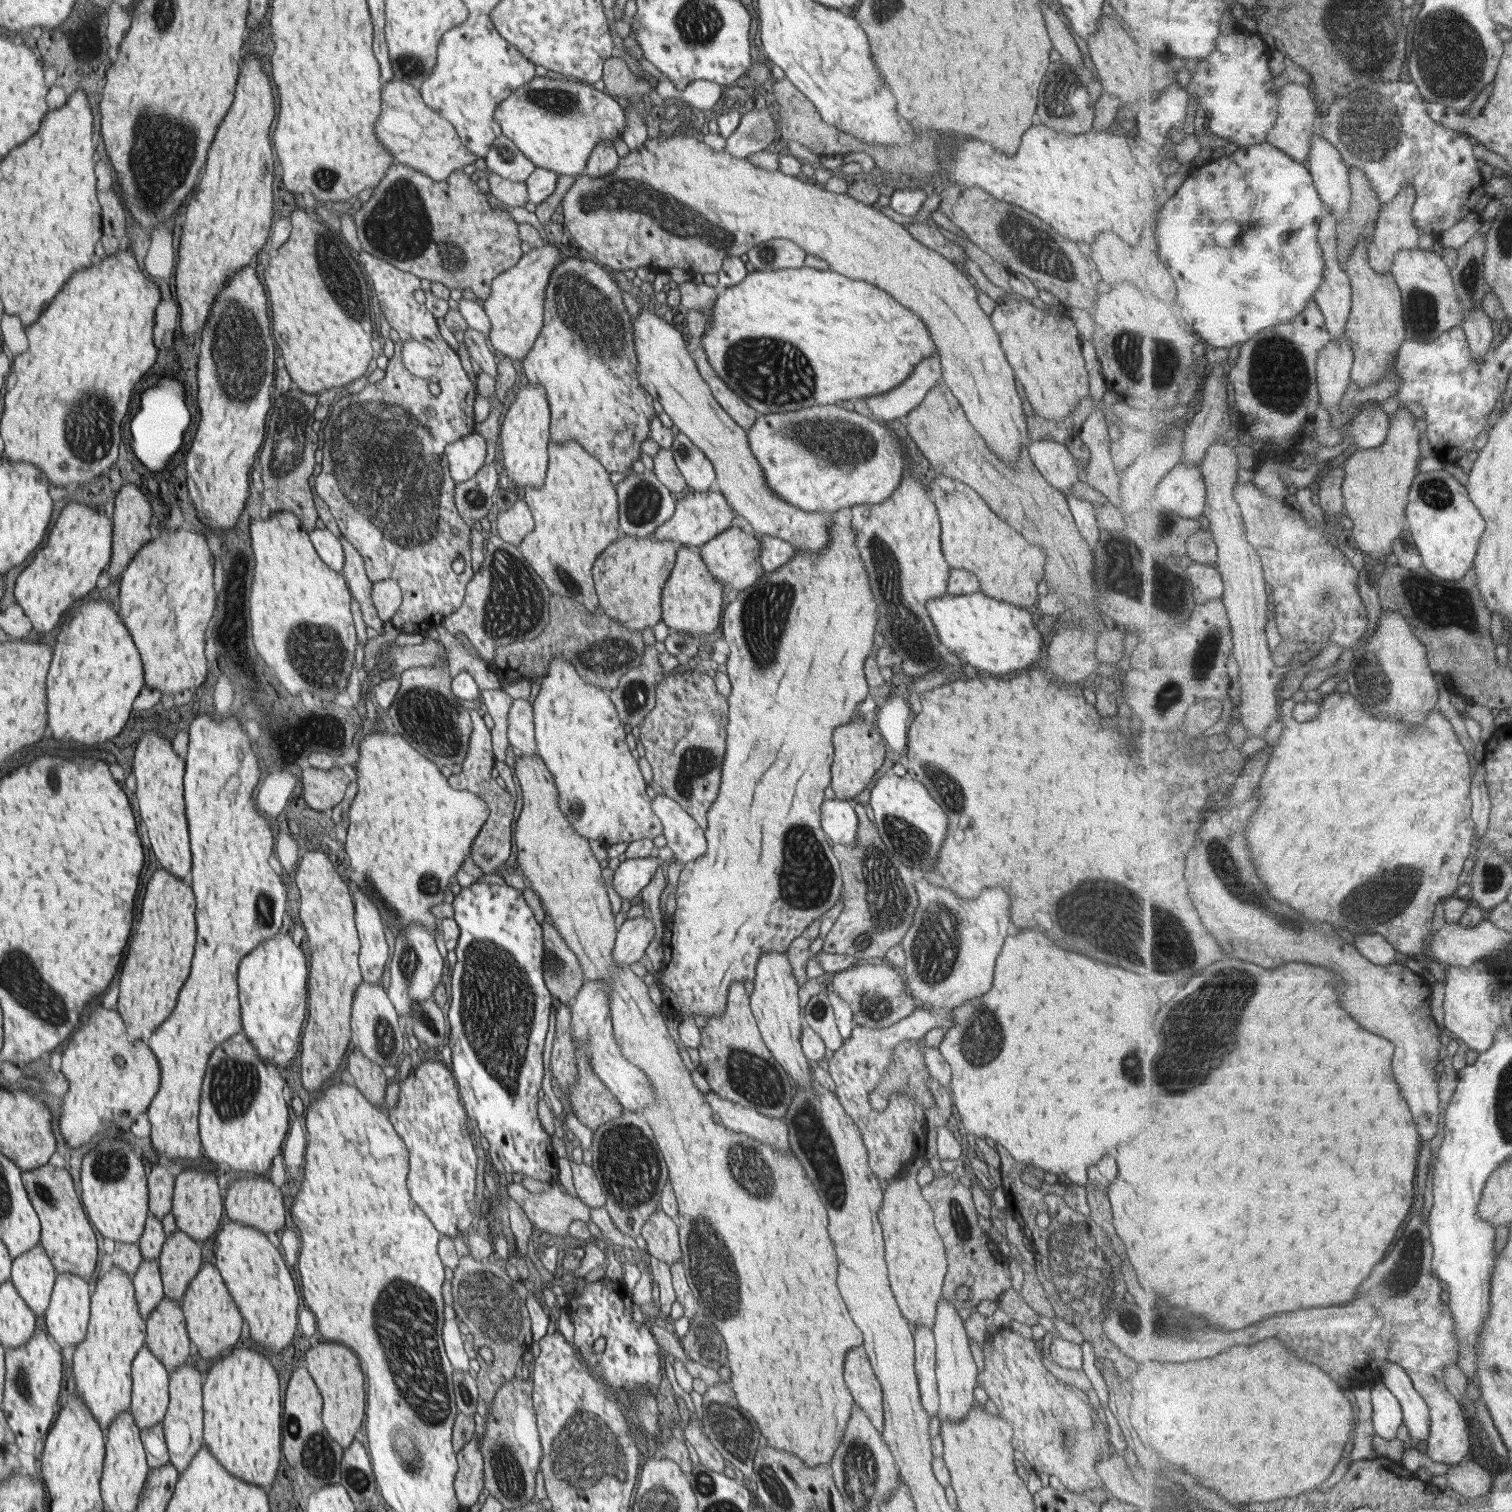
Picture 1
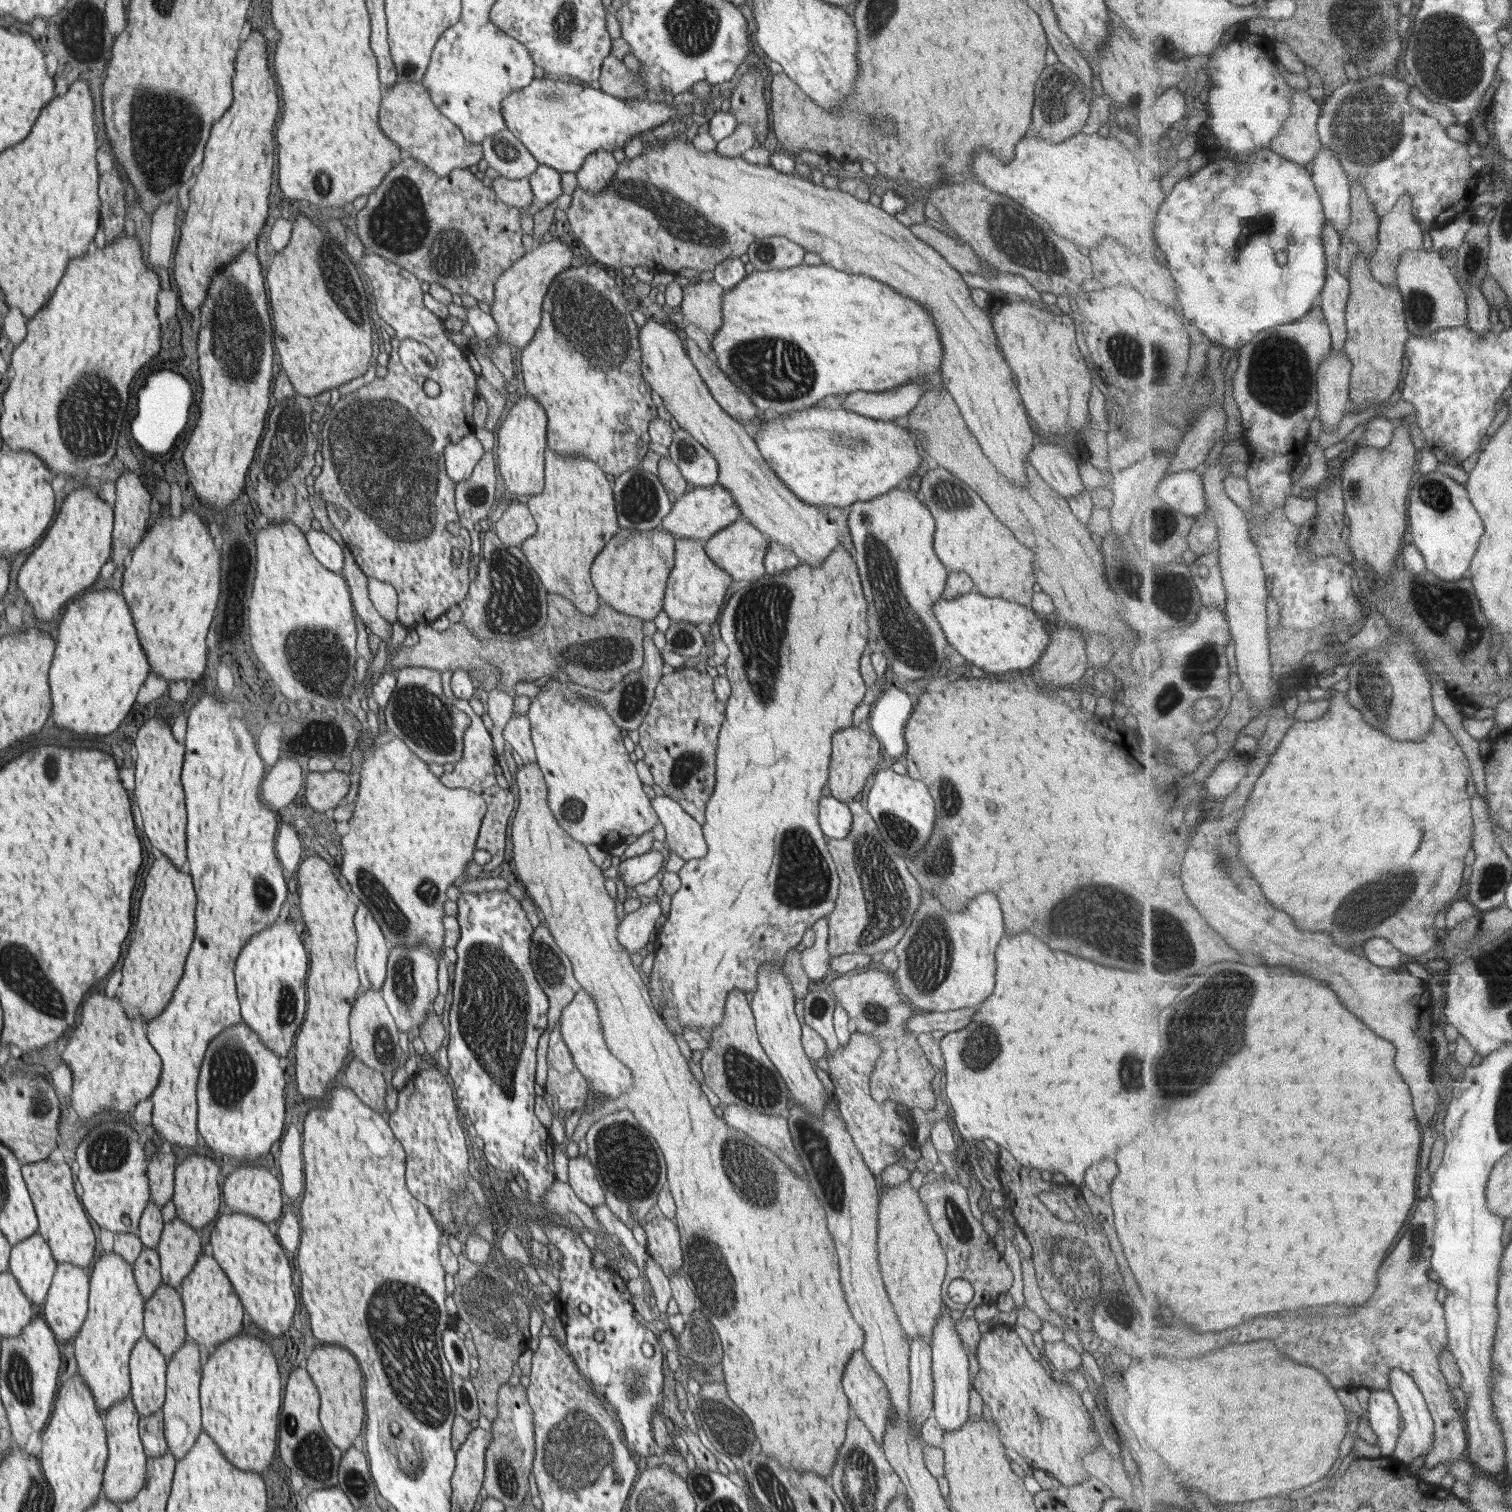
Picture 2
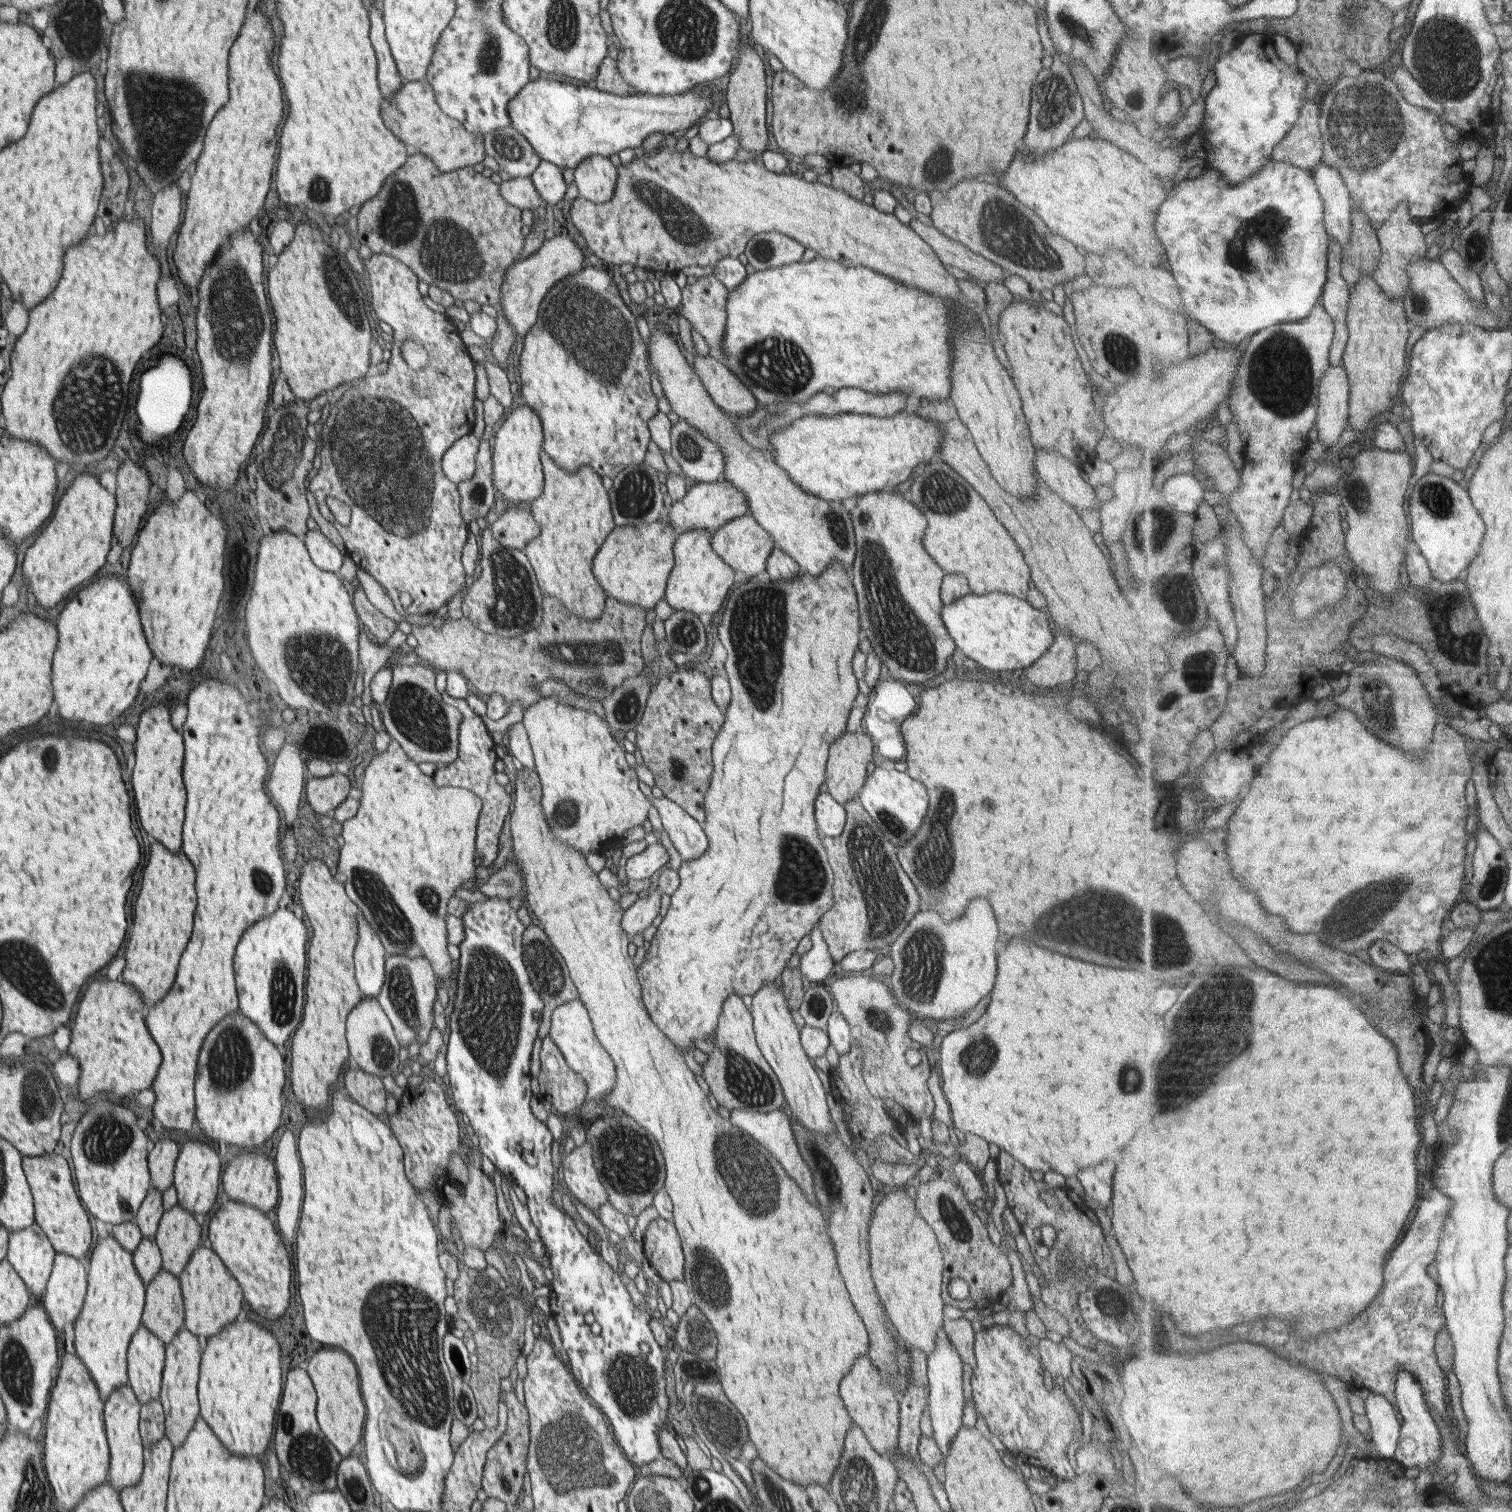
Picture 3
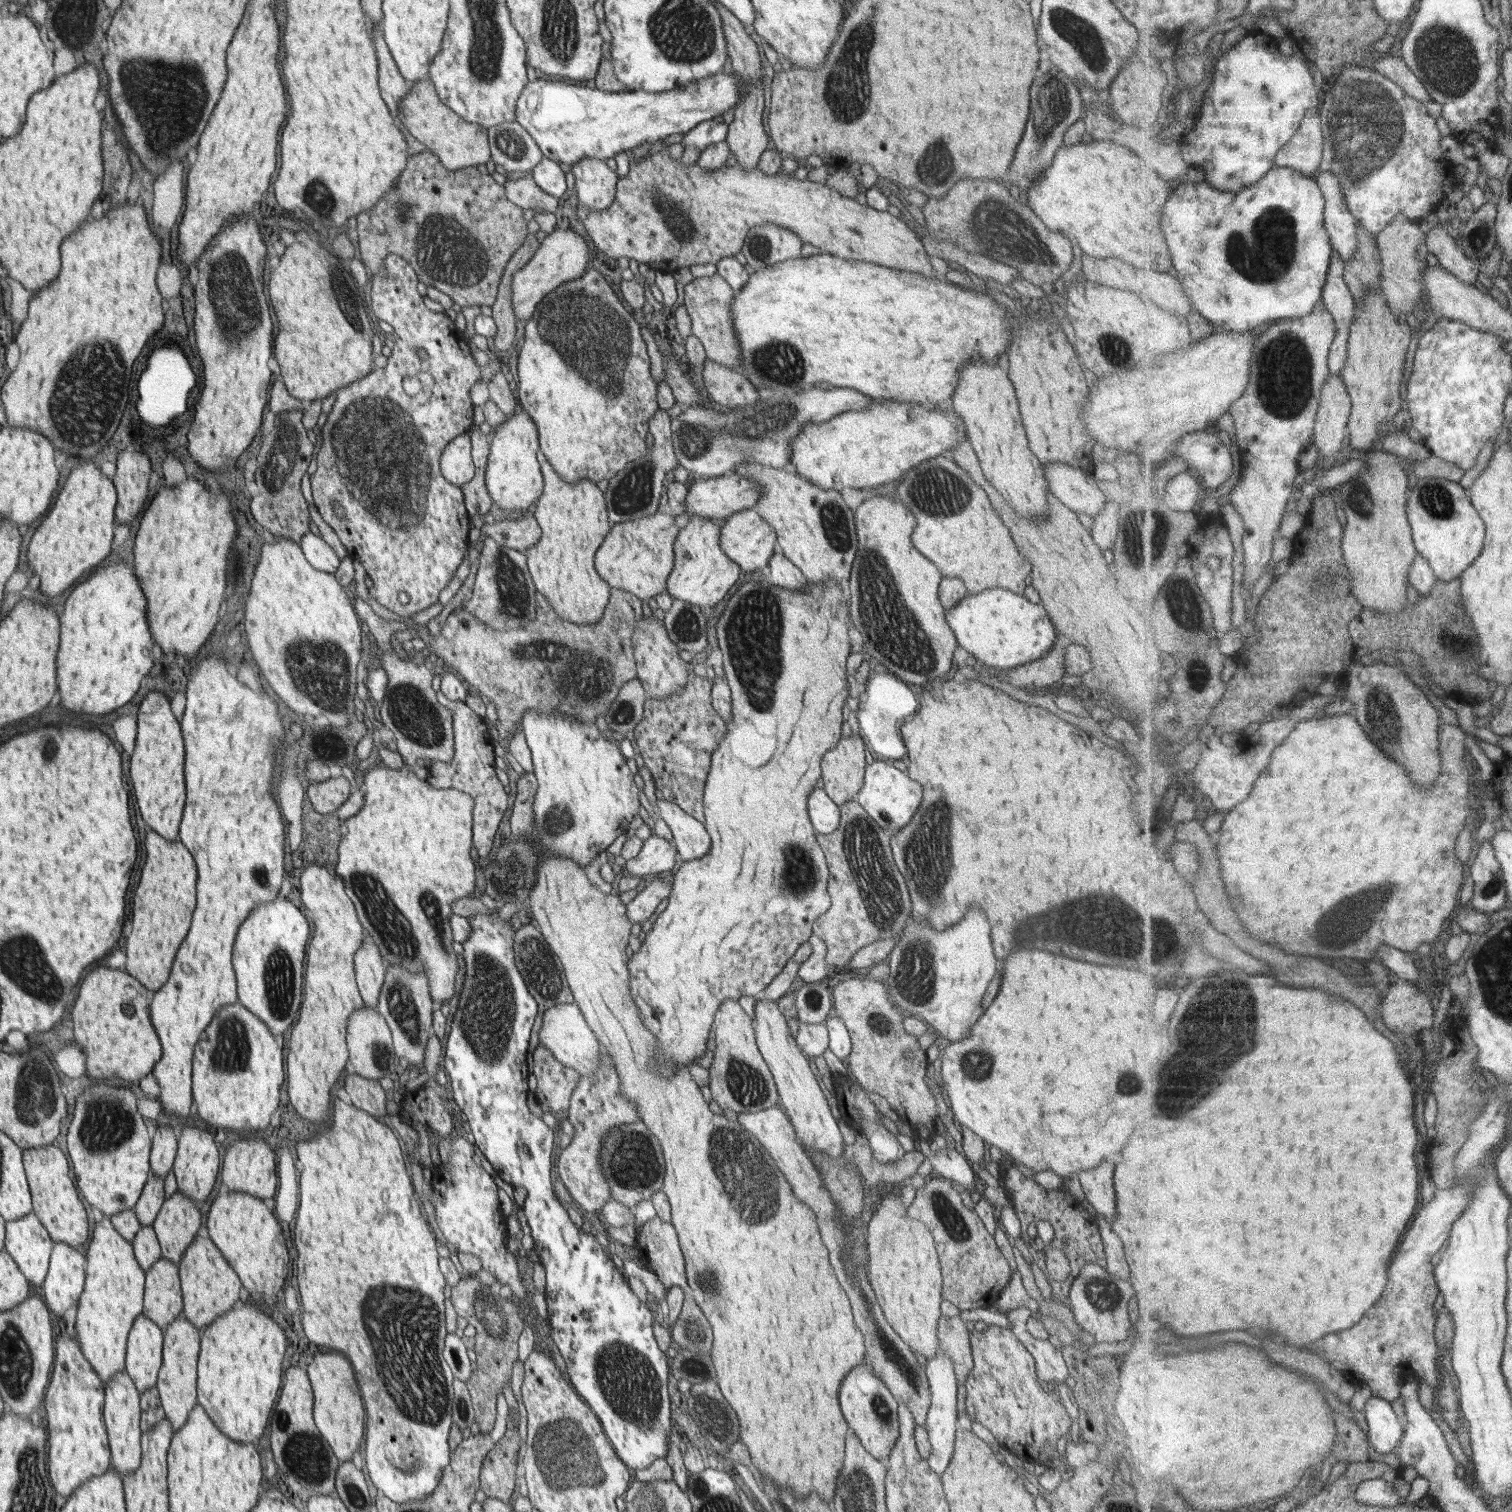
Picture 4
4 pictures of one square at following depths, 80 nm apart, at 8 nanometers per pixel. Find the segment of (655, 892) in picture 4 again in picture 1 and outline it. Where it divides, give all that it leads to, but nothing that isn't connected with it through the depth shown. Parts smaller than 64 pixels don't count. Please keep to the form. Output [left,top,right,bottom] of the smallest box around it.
[612,916,656,965]

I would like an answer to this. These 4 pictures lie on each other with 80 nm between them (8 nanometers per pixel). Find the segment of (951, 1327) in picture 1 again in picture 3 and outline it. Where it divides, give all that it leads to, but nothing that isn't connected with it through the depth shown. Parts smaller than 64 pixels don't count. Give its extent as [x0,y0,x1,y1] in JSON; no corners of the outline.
[927,1329,964,1482]

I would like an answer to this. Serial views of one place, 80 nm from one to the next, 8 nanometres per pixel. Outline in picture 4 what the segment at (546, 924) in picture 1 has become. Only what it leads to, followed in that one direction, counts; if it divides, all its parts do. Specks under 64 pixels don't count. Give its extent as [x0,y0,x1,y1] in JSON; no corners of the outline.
[515,922,573,1054]

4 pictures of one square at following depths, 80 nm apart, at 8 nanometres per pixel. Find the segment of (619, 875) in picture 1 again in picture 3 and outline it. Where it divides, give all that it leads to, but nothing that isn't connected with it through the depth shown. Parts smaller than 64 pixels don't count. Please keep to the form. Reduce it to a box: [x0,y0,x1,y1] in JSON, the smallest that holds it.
[624,840,669,880]

